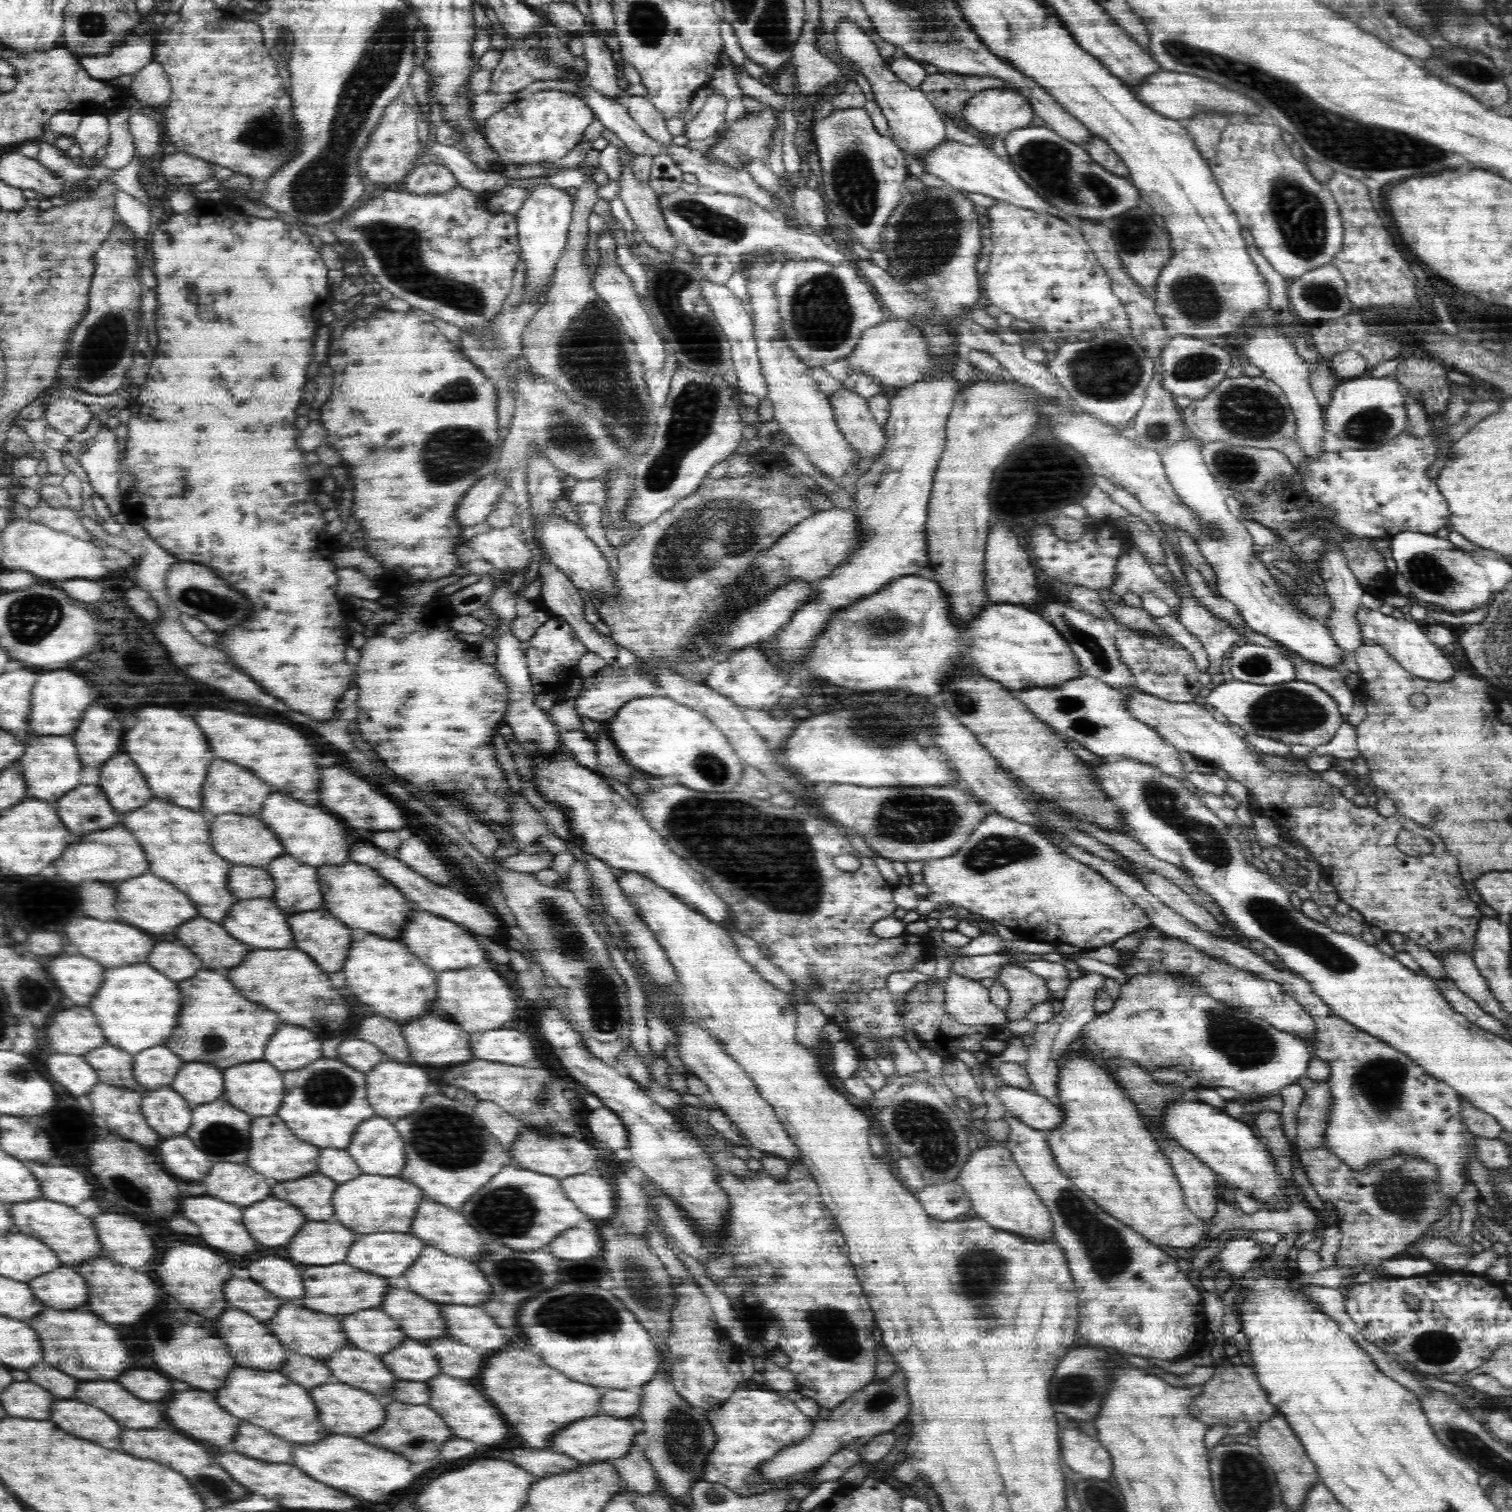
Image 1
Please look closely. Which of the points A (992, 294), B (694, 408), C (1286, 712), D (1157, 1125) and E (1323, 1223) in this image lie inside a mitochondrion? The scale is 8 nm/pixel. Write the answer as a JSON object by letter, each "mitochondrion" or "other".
{"A":"other","B":"mitochondrion","C":"mitochondrion","D":"other","E":"other"}

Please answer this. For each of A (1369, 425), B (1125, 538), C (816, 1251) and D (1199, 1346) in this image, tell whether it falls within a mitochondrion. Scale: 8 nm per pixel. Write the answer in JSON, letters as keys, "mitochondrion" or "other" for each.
{"A":"mitochondrion","B":"other","C":"other","D":"other"}

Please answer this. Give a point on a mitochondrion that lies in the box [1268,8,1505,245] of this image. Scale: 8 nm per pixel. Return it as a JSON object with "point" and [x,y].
{"point":[1463,66]}

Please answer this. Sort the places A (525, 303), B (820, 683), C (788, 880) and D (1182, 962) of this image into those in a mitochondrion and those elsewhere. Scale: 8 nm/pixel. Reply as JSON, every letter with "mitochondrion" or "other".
{"A":"other","B":"other","C":"mitochondrion","D":"mitochondrion"}

